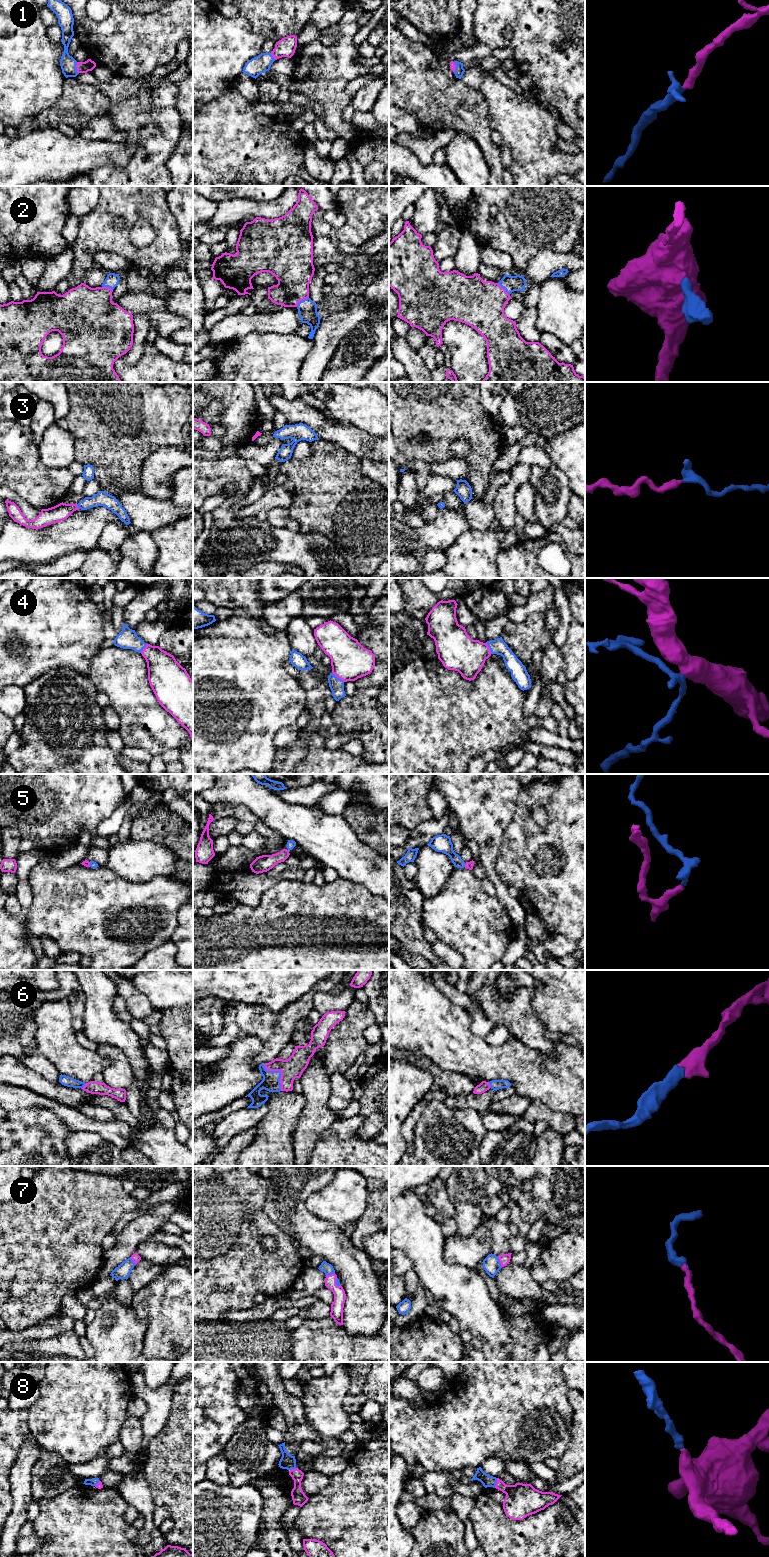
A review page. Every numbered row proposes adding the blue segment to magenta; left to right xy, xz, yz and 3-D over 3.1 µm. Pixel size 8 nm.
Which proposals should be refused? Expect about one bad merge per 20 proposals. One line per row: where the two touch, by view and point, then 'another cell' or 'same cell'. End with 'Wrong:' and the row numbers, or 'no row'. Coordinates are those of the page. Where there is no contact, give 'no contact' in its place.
1: meets magenta in xy at (76, 67); same cell
2: meets magenta in xz at (301, 300); same cell
3: meets magenta in xy at (77, 506); same cell
4: meets magenta in xz at (338, 677); same cell
5: meets magenta in yz at (465, 865); same cell
6: meets magenta in xz at (281, 1072); same cell
7: meets magenta in yz at (499, 1260); same cell
8: meets magenta in yz at (497, 1482); same cell
Wrong: no row

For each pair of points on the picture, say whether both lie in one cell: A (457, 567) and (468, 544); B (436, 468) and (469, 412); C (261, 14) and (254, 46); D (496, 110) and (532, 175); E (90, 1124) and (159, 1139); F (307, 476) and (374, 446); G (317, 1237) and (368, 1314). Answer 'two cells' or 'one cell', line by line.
A: one cell
B: two cells
C: two cells
D: one cell
E: two cells
F: two cells
G: one cell

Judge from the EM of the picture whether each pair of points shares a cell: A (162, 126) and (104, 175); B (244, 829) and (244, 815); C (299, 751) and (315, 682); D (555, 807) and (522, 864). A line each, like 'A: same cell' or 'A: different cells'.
A: same cell
B: different cells
C: same cell
D: same cell

